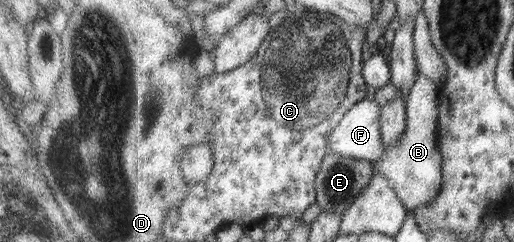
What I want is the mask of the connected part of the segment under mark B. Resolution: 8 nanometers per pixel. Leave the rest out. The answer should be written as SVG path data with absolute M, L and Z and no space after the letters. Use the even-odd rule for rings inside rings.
M418 71L406 99L408 127L396 145L386 145L387 150L378 162L373 163L375 171L384 174L392 183L397 196L405 206L414 210L430 205L440 193L444 173L444 158L440 151L438 116L440 107L440 86L433 79Z

